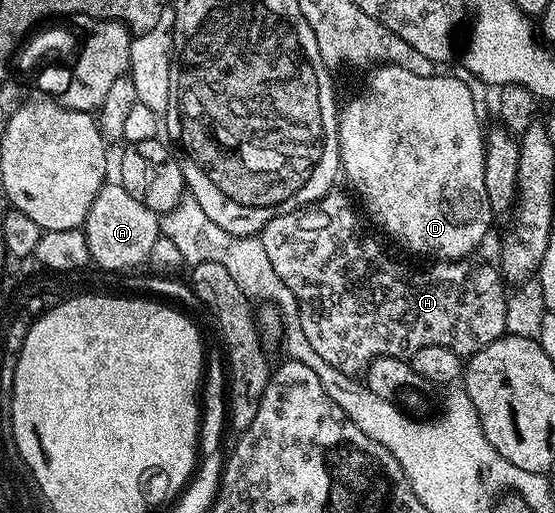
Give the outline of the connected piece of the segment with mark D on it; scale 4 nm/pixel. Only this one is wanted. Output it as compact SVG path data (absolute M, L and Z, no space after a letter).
M380 63L370 69L367 81L363 89L348 102L342 105L339 113L339 163L342 175L347 175L349 183L355 187L359 200L367 212L377 212L377 224L385 235L396 240L407 252L416 252L419 256L435 256L436 261L440 260L461 260L470 257L471 251L482 242L491 228L493 213L489 194L485 194L485 128L479 125L479 112L475 109L475 96L471 93L471 84L468 81L459 79L458 75L422 76L416 72L405 70L396 64Z

